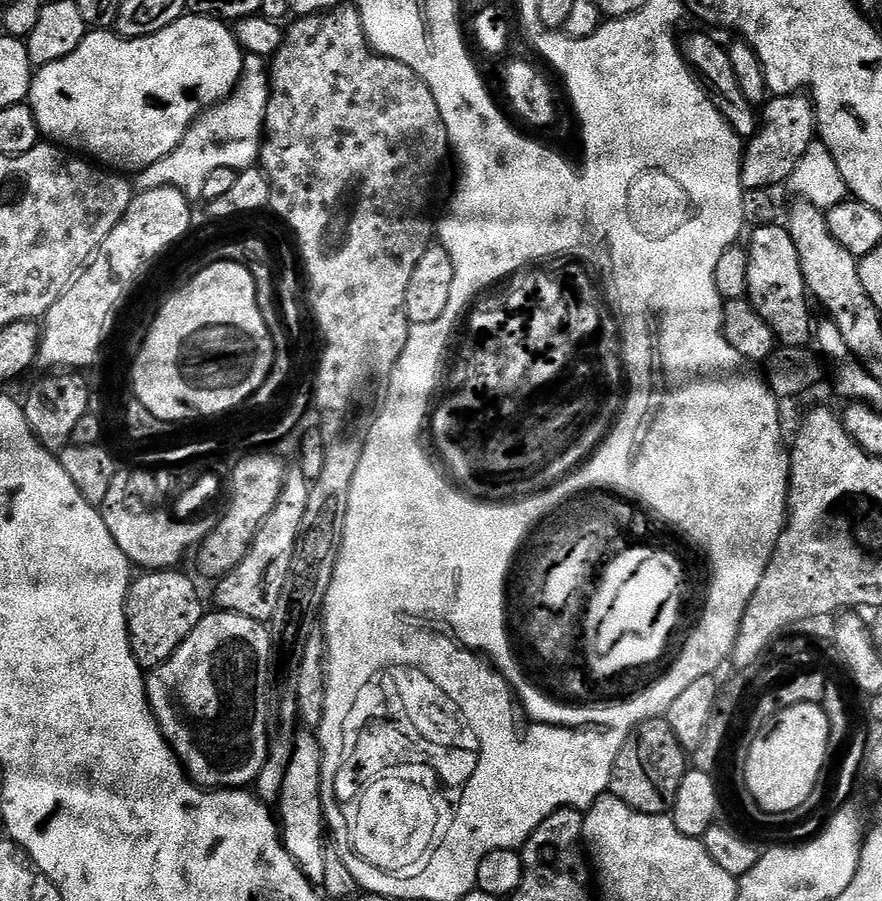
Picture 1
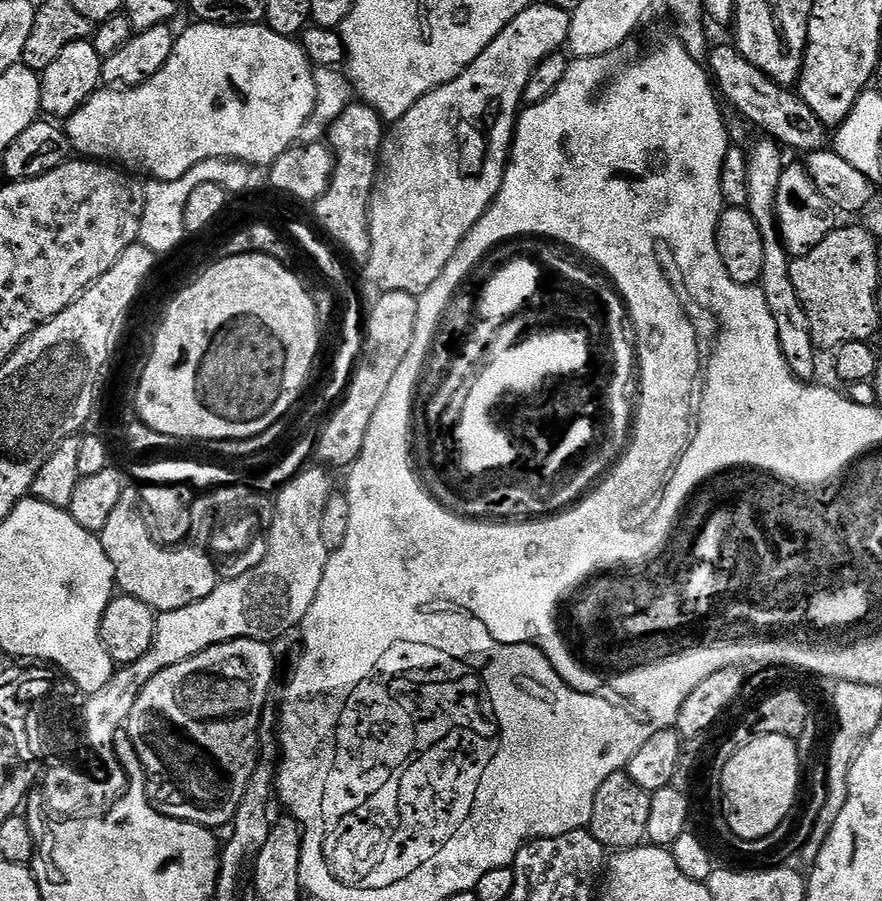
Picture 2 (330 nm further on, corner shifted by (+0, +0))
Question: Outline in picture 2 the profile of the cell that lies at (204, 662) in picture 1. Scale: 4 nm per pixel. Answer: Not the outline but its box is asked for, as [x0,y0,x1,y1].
[126,640,276,830]

